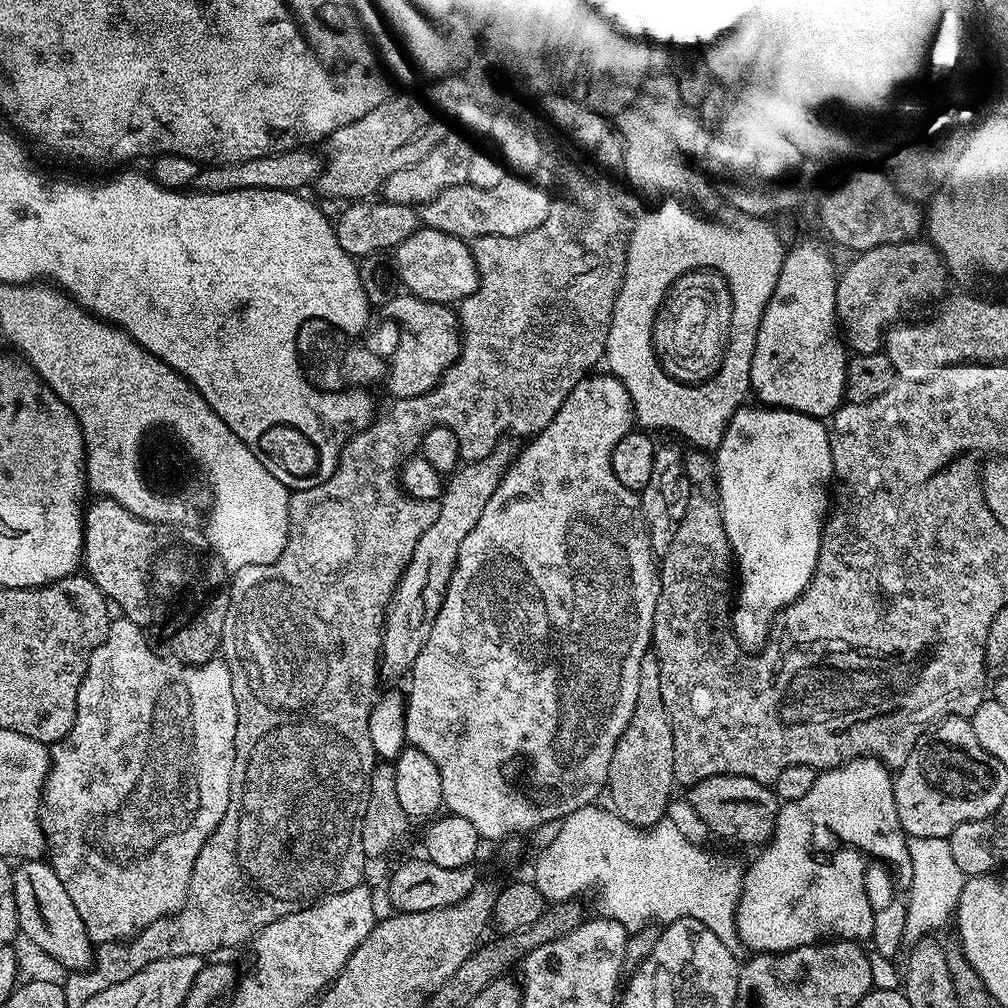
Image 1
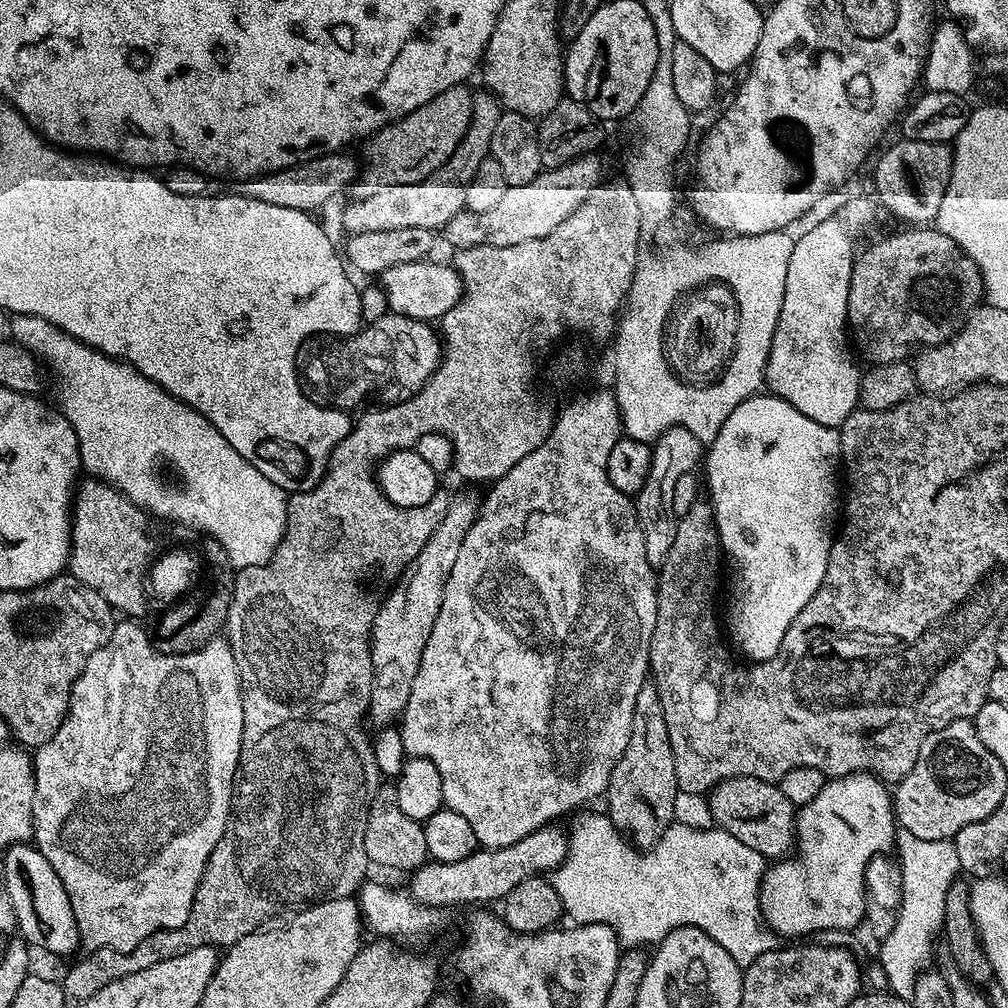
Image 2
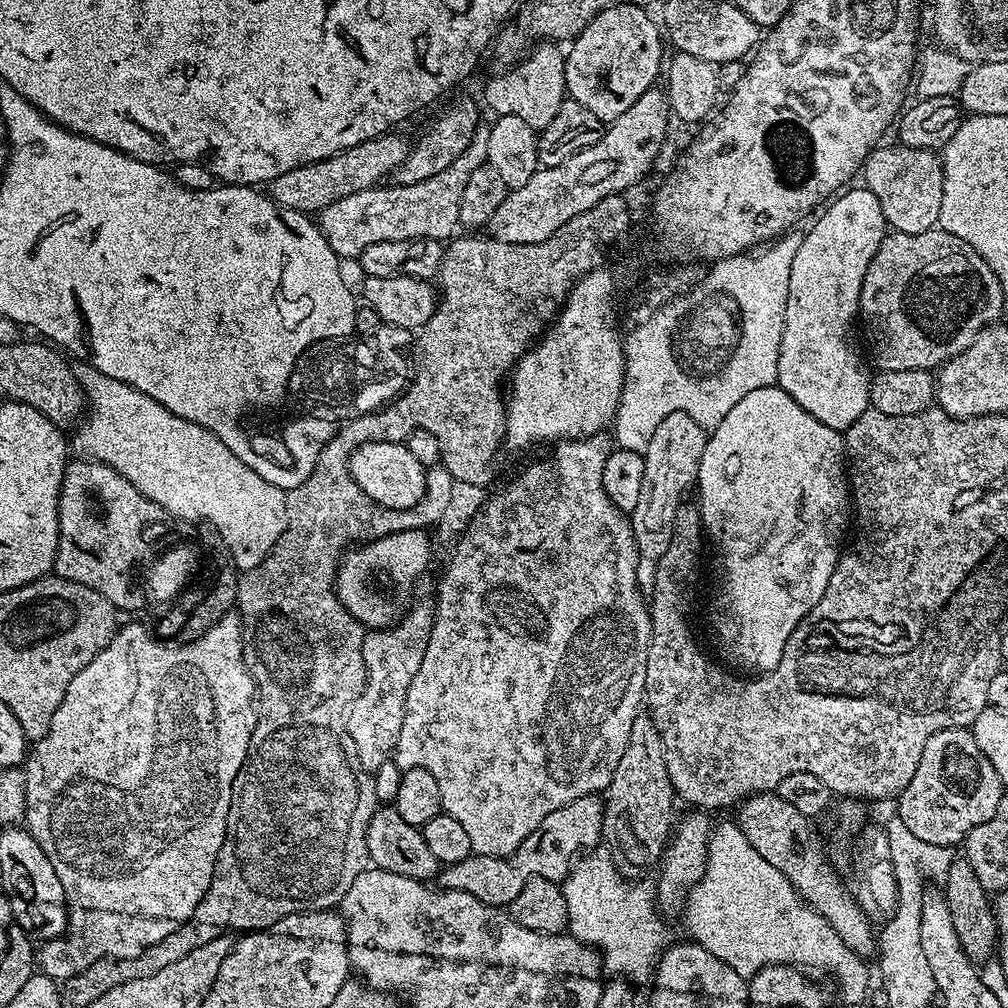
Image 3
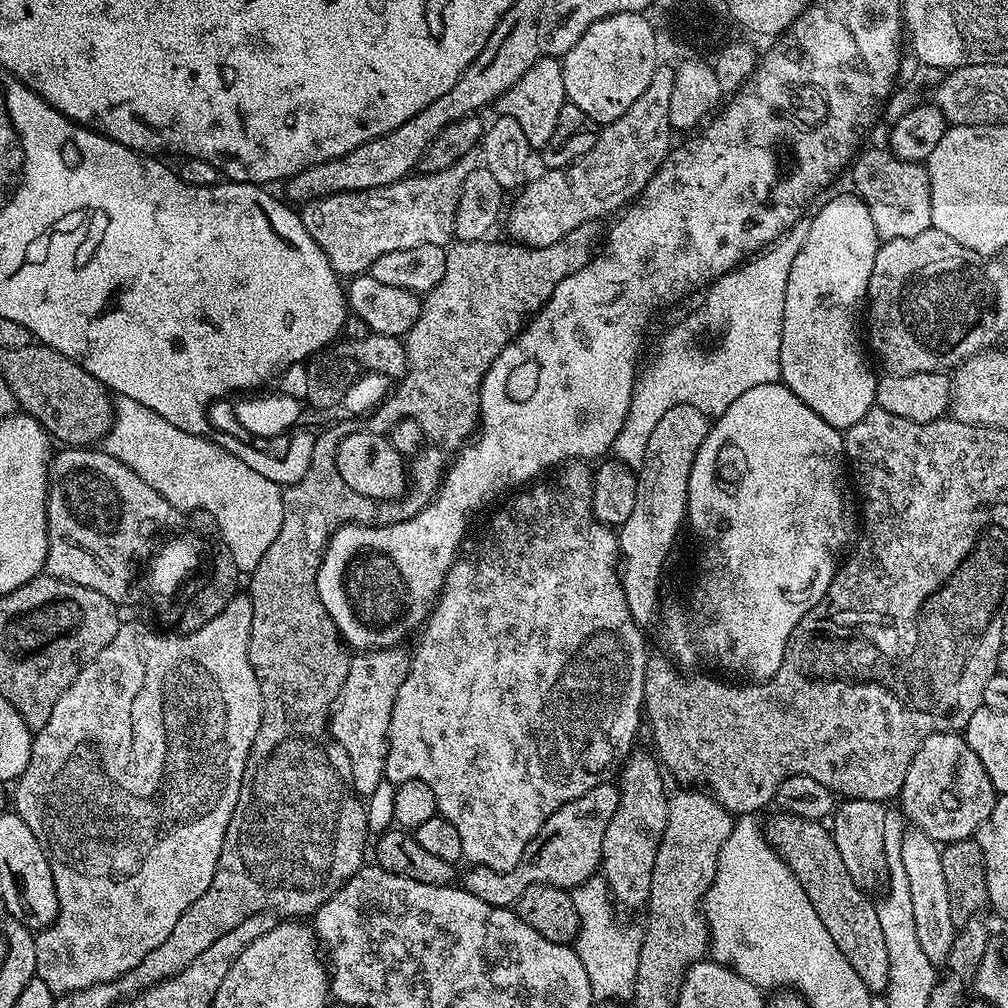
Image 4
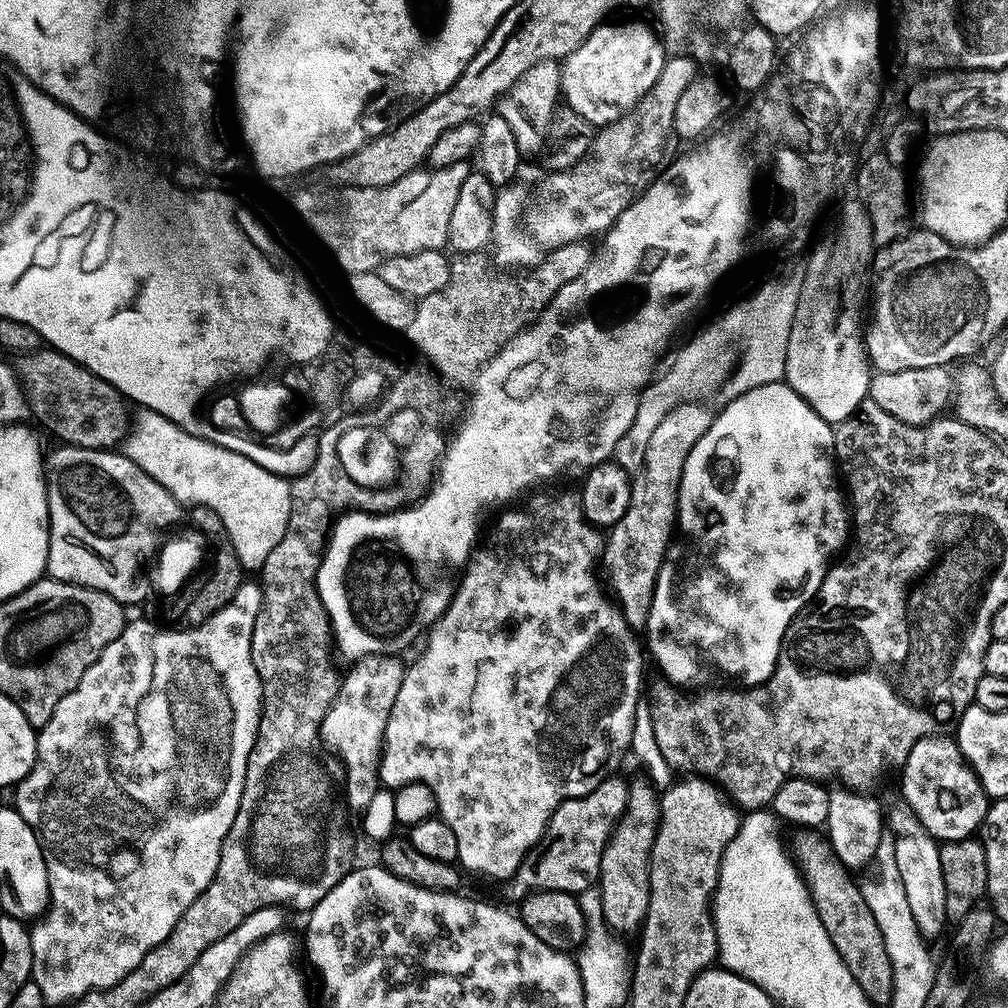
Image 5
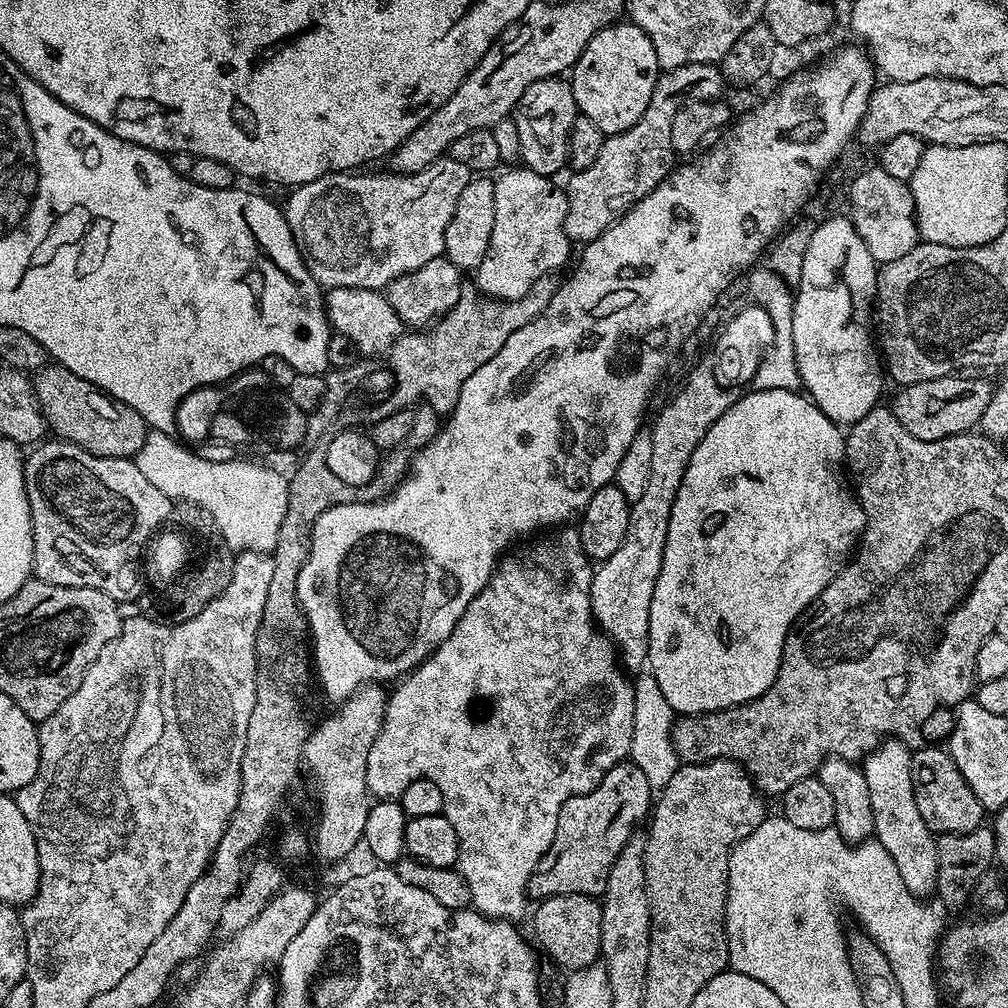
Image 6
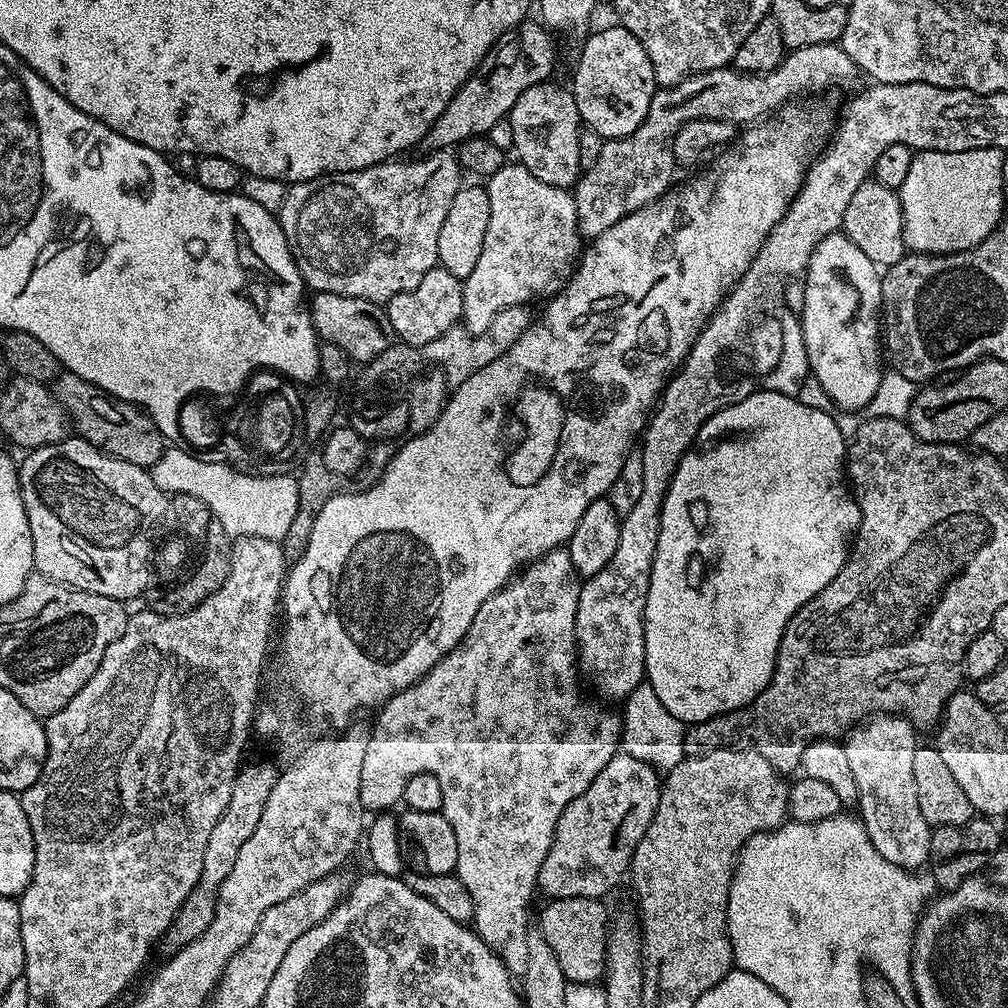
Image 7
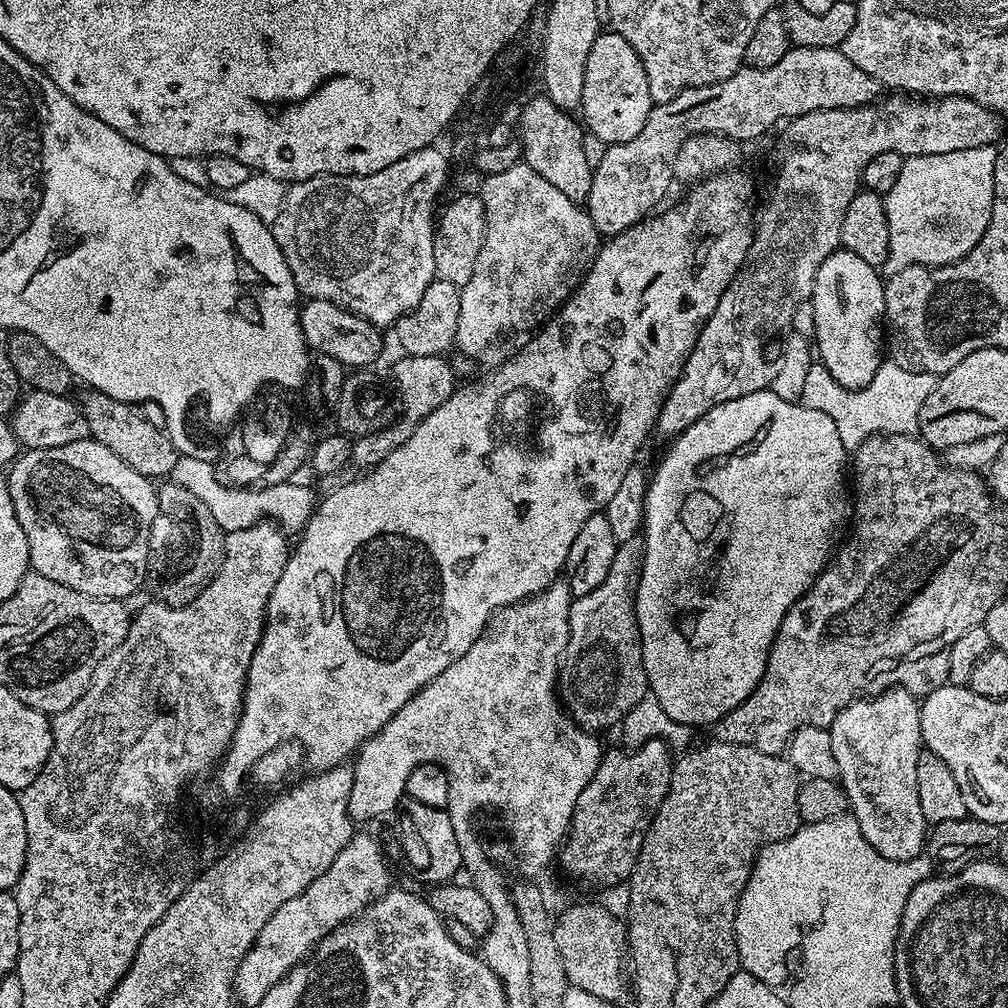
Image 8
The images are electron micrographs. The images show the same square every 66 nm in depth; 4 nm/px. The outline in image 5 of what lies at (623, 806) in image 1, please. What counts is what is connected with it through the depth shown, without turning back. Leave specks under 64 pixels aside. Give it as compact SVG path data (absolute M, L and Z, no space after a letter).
M641 778L633 785L628 809L612 832L600 867L600 901L604 922L613 933L641 931L650 906L650 854L660 825L660 802L657 789Z

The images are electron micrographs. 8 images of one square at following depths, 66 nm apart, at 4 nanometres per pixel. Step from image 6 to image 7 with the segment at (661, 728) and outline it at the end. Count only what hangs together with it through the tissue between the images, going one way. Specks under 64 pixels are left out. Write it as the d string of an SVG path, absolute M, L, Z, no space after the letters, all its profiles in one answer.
M645 680L628 695L621 713L621 751L651 765L657 771L667 772L686 758L684 751L685 725L674 718L658 699L654 688Z

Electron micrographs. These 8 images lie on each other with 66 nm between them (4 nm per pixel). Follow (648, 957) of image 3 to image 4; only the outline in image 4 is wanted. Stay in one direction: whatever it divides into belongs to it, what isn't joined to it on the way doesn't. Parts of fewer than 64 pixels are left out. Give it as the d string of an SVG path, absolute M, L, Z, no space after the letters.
M597 874L571 889L574 910L578 910L580 932L574 941L582 966L586 966L586 978L590 978L593 997L597 1001L631 1001L636 991L638 958L642 936L632 928L623 928L612 913L614 901L603 875Z

